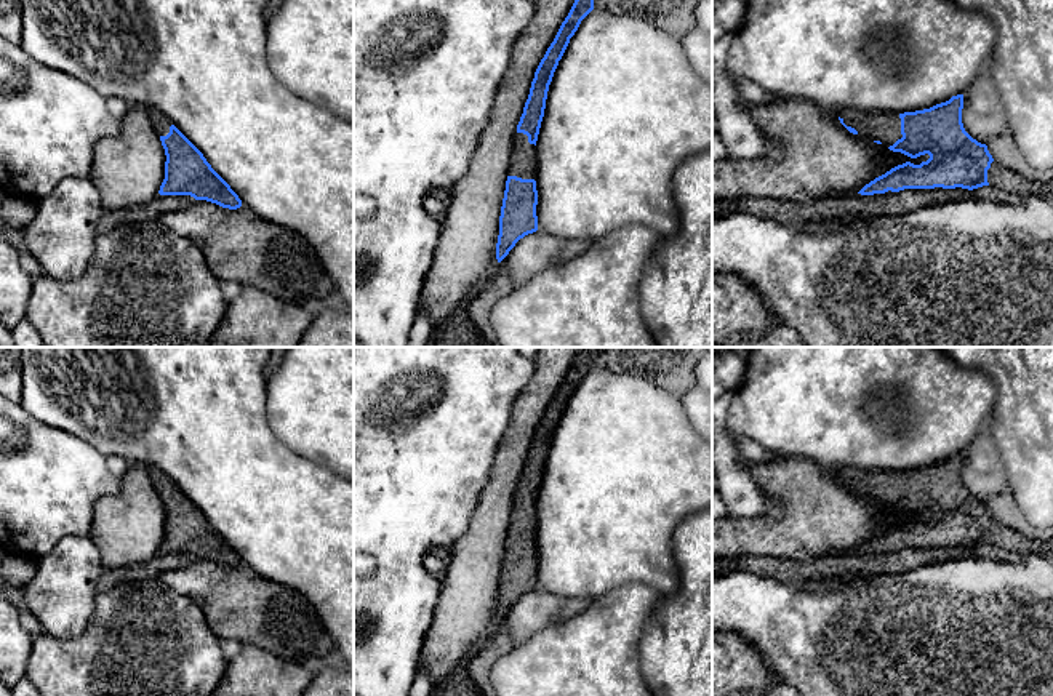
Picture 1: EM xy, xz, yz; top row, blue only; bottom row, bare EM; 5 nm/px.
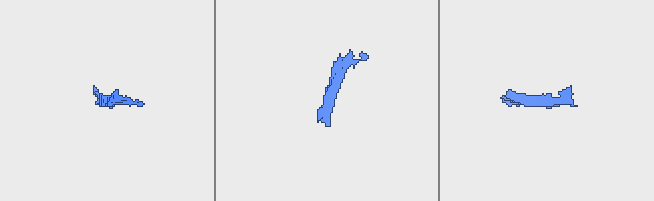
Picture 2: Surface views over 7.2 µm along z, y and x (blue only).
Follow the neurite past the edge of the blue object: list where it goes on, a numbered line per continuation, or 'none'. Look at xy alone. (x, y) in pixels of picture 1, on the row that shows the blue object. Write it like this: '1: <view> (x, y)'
1: xy (160, 122)

